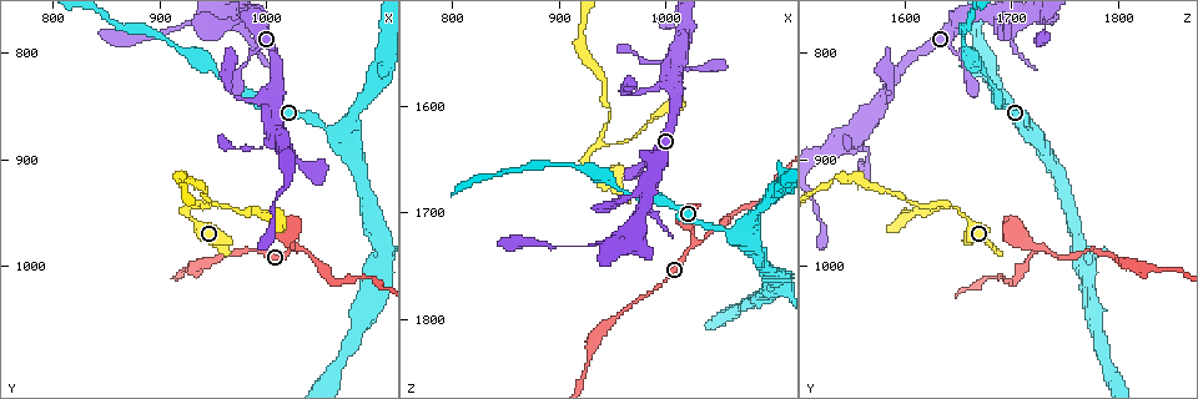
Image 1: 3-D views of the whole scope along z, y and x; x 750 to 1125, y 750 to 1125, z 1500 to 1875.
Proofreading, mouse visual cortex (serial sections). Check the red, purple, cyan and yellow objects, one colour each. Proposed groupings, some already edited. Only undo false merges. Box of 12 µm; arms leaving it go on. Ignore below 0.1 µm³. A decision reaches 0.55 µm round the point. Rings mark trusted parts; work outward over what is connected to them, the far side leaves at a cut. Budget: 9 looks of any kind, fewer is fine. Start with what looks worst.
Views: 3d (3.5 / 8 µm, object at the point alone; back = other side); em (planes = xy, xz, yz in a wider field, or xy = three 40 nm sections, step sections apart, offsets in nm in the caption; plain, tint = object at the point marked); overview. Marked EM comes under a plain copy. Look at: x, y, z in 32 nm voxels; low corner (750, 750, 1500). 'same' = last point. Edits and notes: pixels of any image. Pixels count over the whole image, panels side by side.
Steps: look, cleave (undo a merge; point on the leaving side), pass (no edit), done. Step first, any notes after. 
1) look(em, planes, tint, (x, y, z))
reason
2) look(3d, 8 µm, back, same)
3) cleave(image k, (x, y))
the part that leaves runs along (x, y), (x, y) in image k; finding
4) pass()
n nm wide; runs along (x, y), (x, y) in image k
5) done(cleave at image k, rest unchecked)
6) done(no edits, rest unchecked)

look(3d, 3.5 µm, (940, 942, 1636))
three arms meet

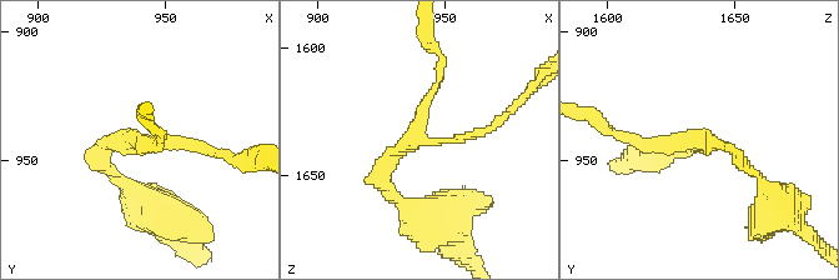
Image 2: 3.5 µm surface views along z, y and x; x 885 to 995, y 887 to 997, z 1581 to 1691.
look(em, xy, step 1, tint, (939, 943, 1635))

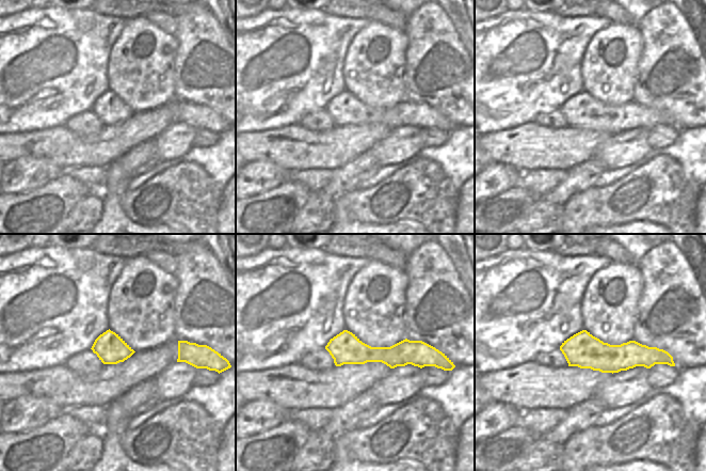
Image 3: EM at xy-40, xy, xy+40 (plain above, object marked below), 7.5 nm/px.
pass()
3 arms; runs along (563, 347), (664, 360) in image 3; one cell here

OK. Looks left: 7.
look(3d, 8 µm, (1030, 982, 1728))
sudden change in width

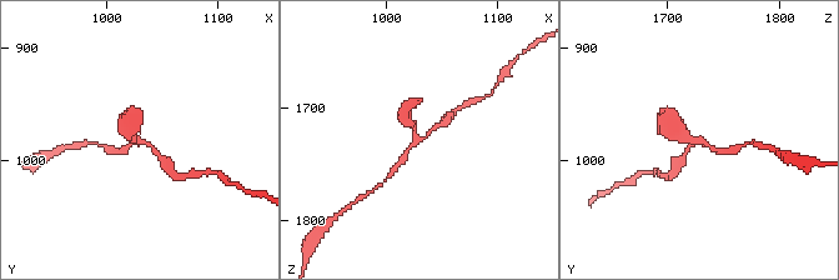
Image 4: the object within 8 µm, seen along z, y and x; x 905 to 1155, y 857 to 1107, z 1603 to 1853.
look(em, planes, tint, (1028, 986, 1728))
3 arms; arms of 150, 200, 300 nm

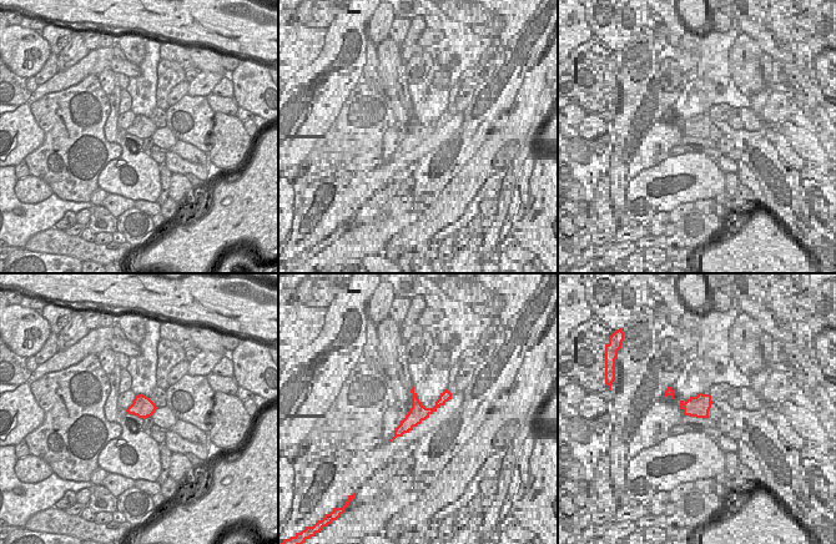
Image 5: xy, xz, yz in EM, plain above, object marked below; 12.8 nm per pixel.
pass()
runs along (727, 151), (693, 143), (672, 126) in image 4; all the same cell

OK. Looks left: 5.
look(em, xy, step 3, tint, (1068, 878, 1720))
sudden change in width

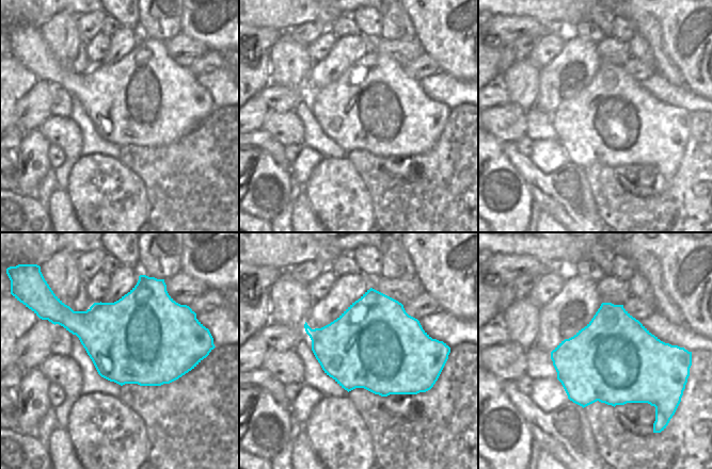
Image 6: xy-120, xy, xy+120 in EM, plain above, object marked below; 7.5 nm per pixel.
look(3d, 3.5 µm, same)
see where the arms go

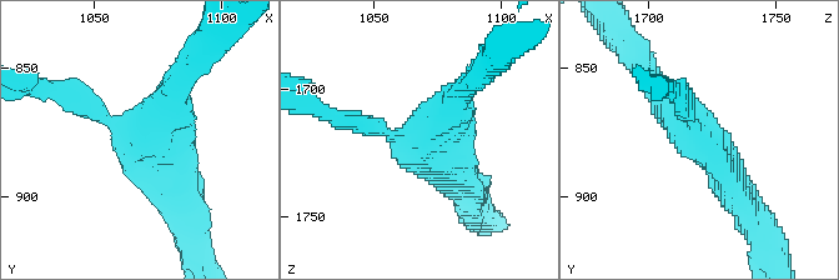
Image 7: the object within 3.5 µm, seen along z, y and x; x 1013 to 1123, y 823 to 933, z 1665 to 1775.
pass()
700 nm wide; runs along (69, 94), (149, 140), (180, 194) in image 7; one cell here

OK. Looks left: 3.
look(3d, 8 µm, (964, 828, 1680))
thick turns thin

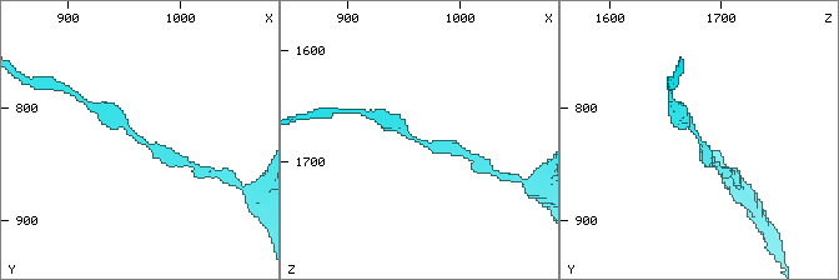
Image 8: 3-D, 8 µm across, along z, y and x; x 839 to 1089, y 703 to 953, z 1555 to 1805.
look(em, xy, step 1, tint, (964, 828, 1680))
arms of 150, 300 nm

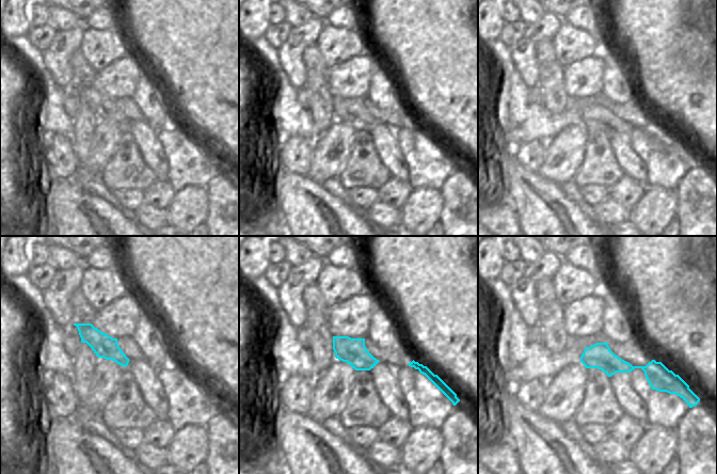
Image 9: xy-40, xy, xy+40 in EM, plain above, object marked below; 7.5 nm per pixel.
pass()
runs along (171, 158), (139, 140), (115, 119) in image 8; one cell here

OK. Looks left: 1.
done(no edits, rest unchecked)

